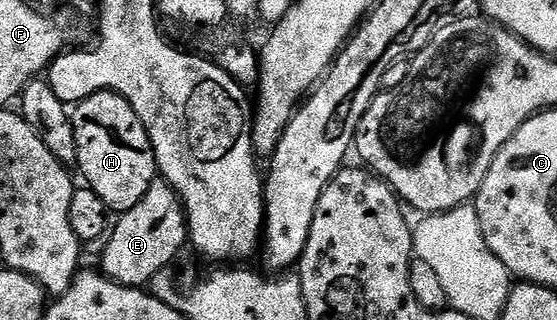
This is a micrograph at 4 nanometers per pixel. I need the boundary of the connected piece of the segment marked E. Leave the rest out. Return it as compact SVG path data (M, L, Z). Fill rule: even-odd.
M161 179L154 180L148 187L144 199L140 199L140 203L136 203L136 207L132 207L126 213L121 214L117 220L118 226L115 227L114 225L105 238L106 250L102 253L100 269L105 276L112 278L121 285L149 286L152 275L156 275L156 271L175 264L174 256L181 251L182 244L185 246L188 241L186 211L182 207L182 201L178 198L178 194L171 189L170 184Z

